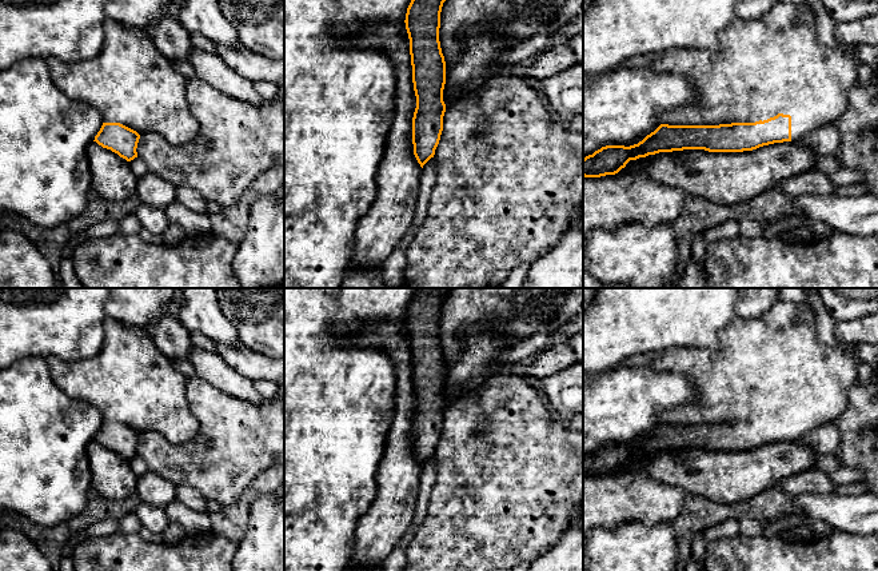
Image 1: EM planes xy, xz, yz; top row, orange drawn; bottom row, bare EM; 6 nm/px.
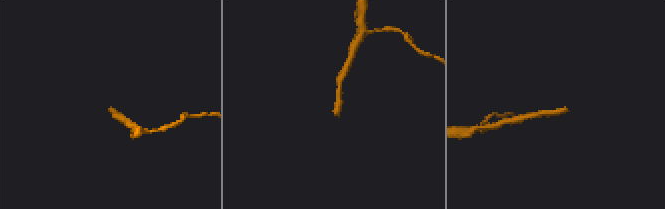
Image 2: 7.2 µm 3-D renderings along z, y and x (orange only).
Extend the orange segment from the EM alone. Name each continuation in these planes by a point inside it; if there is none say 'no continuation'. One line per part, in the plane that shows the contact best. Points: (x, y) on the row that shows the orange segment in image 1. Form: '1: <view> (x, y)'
1: yz (774, 64)

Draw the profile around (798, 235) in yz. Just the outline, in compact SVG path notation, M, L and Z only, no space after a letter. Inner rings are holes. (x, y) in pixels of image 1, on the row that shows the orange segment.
M795 227L785 229L781 235L781 239L790 244L814 243L821 240L821 237L818 237L807 227Z

